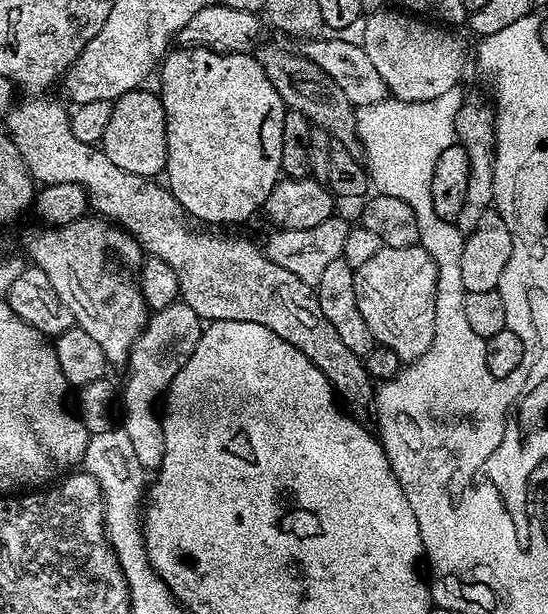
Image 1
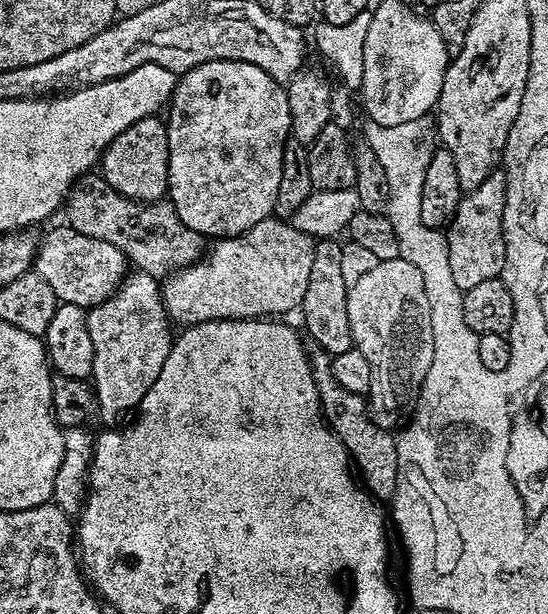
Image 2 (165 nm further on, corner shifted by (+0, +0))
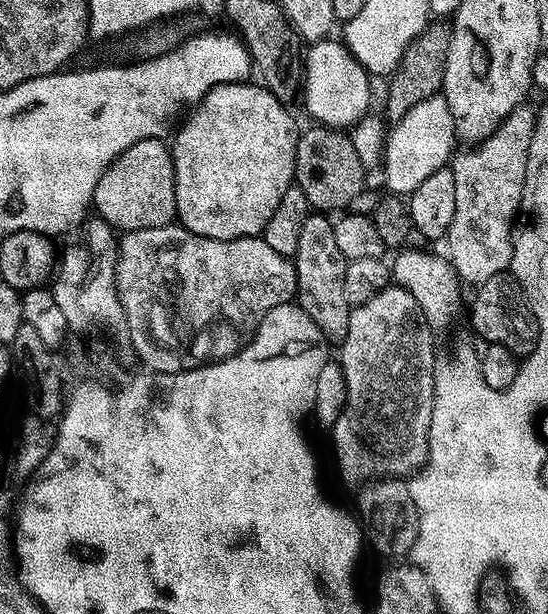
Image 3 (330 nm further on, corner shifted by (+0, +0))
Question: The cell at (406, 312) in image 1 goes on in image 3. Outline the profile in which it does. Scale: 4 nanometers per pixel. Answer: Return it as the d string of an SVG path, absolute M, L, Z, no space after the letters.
M389 286L382 289L370 302L357 304L350 314L350 326L346 330L346 338L338 345L338 363L340 374L344 377L344 405L342 414L338 414L336 421L330 425L332 432L332 448L336 451L336 464L340 467L340 476L348 484L363 486L374 480L385 478L408 478L420 471L428 460L428 427L432 421L432 395L436 393L436 344L432 341L432 332L429 321L424 318L424 311L420 309L420 301L414 294L410 294L405 288Z

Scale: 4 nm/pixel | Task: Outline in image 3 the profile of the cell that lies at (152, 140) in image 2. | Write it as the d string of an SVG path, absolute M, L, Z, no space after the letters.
M153 138L134 142L108 167L106 174L98 178L98 186L92 195L92 208L95 215L106 221L113 230L123 234L134 230L161 228L176 220L176 199L174 198L174 166L169 145L163 139Z

